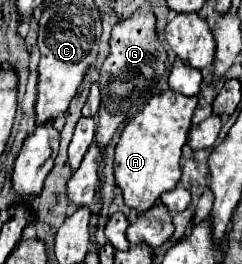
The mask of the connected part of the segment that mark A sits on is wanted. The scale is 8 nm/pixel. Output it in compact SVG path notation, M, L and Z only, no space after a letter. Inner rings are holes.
M175 60L167 84L171 90L153 96L145 104L145 108L127 122L115 146L115 182L123 192L125 204L129 208L135 208L137 212L149 210L157 202L157 198L163 192L173 190L181 178L181 146L187 140L191 116L197 106L195 96L199 94L201 86L201 72L191 70L191 66L183 66L183 62ZM173 90L179 94L175 94Z

